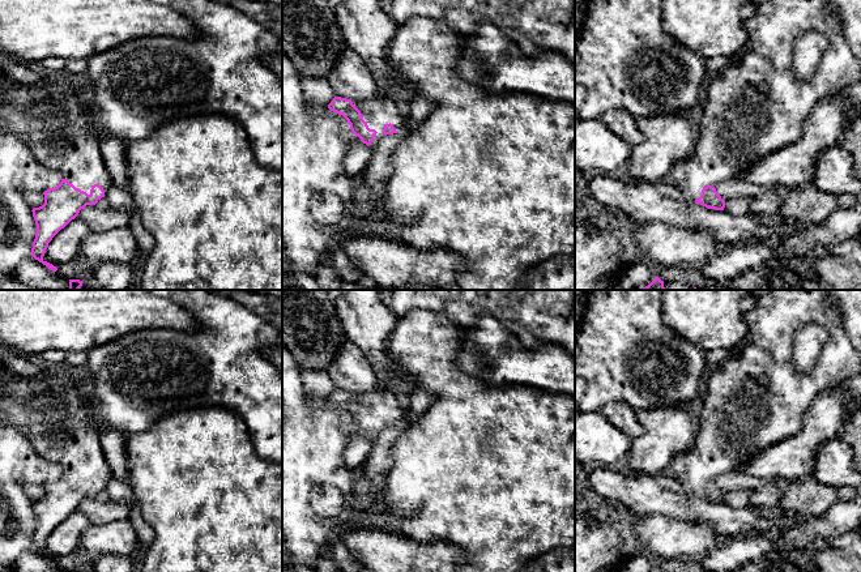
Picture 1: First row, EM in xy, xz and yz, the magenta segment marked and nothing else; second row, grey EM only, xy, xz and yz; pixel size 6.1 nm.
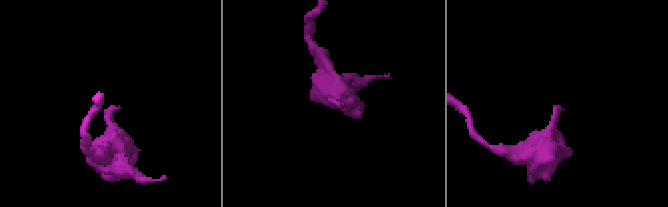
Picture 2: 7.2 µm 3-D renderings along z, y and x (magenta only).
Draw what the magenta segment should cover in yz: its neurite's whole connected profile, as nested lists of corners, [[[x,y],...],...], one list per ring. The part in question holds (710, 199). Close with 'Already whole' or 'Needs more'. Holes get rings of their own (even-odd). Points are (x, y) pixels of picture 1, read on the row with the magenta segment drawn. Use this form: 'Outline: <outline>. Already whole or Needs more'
Outline: [[[768,0],[758,7],[756,13],[743,22],[749,33],[749,44],[742,56],[733,61],[712,81],[708,99],[700,119],[700,136],[692,154],[673,166],[673,185],[687,201],[695,201],[708,209],[724,210],[725,201],[716,192],[716,185],[736,179],[758,158],[794,142],[804,132],[804,124],[822,99],[840,93],[861,80],[861,60],[854,55],[843,34],[837,12],[824,10],[826,0]],[[817,30],[828,37],[828,48],[822,55],[818,68],[809,80],[798,80],[793,73],[793,52],[797,39],[806,31]]]. Needs more

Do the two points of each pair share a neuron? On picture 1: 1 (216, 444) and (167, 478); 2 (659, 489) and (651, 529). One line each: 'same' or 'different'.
1: same
2: different

